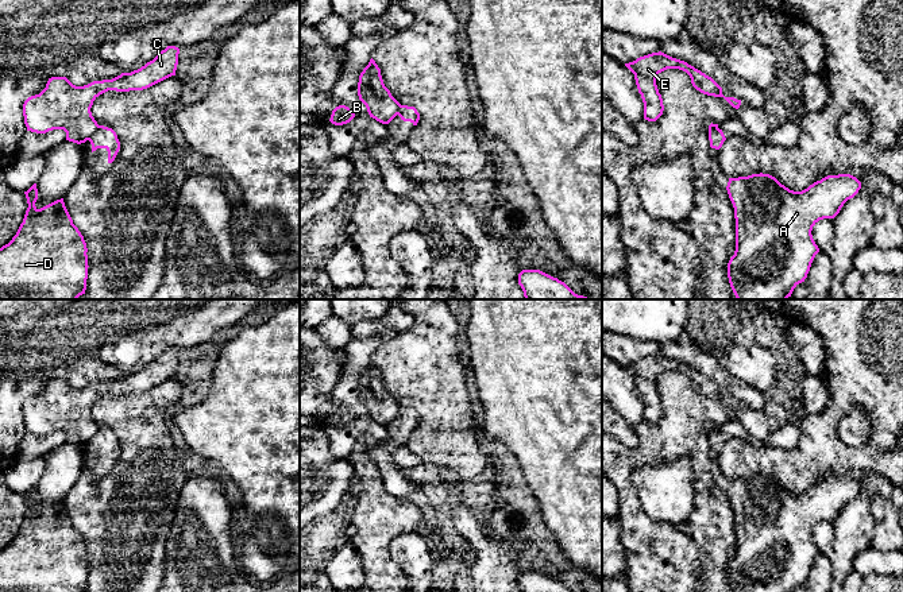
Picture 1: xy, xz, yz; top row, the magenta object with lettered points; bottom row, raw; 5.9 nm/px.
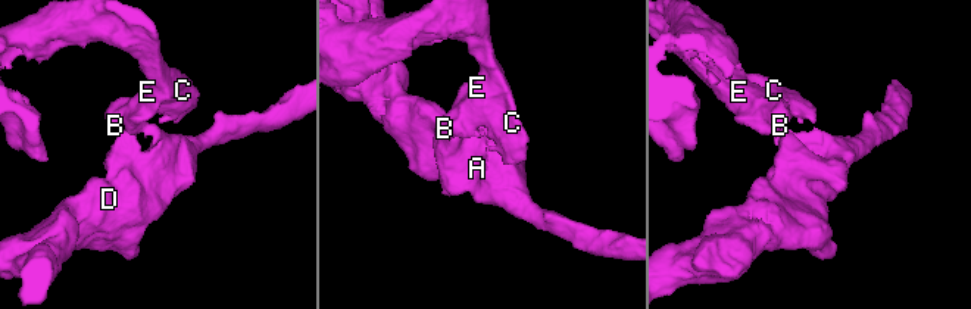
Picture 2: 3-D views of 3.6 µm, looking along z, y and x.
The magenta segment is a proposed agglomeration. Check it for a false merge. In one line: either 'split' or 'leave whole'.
split

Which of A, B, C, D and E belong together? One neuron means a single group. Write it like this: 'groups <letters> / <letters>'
groups A D / B C E

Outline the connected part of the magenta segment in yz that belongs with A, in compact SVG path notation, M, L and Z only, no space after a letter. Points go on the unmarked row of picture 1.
M769 476L729 480L726 492L734 510L736 553L728 565L732 592L794 592L804 584L815 557L819 554L811 533L823 521L834 521L844 506L861 491L861 484L850 476L827 477L802 494L794 494Z

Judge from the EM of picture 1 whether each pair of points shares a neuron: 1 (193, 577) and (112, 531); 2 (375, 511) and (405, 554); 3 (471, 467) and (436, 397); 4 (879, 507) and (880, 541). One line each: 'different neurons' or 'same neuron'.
1: different neurons
2: different neurons
3: same neuron
4: same neuron

